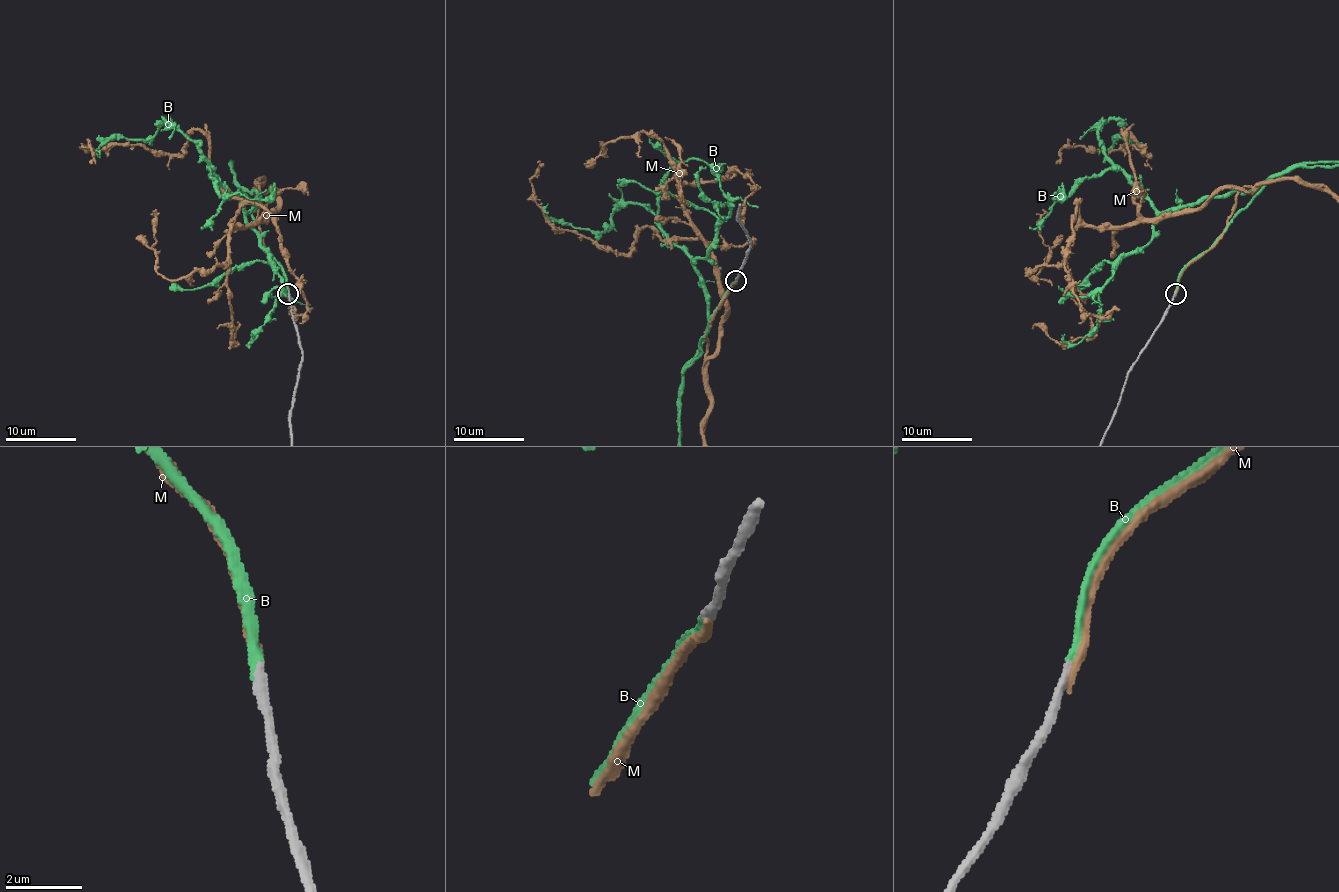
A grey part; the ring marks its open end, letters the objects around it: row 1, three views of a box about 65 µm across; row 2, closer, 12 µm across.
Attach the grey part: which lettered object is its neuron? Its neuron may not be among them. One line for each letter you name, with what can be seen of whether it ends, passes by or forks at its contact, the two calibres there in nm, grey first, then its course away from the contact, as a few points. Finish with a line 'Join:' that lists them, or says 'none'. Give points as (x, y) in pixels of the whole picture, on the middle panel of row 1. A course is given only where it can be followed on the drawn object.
M: it ends there; 280 nm thick on the grey side, 240 nm on the other
Join: M

